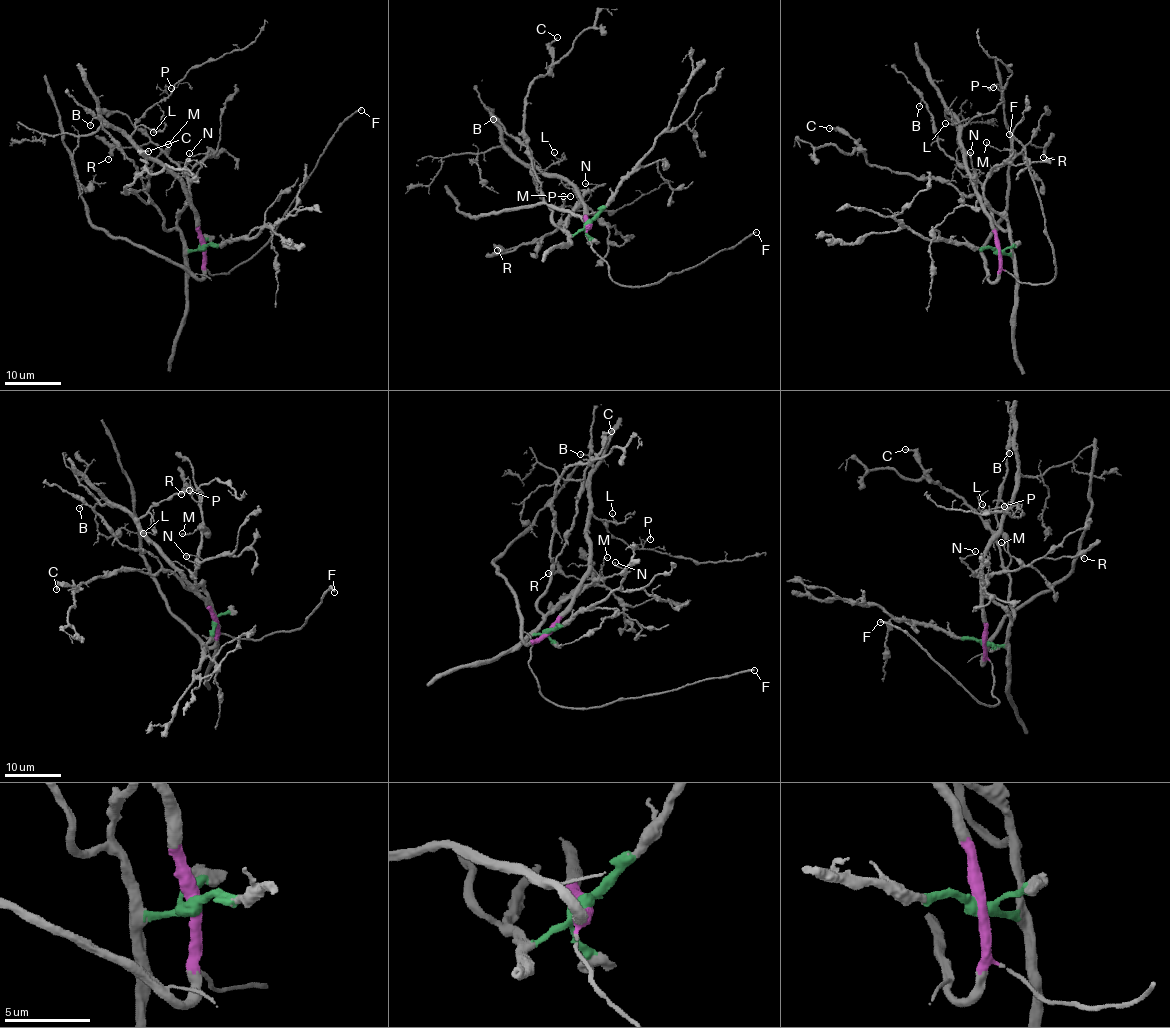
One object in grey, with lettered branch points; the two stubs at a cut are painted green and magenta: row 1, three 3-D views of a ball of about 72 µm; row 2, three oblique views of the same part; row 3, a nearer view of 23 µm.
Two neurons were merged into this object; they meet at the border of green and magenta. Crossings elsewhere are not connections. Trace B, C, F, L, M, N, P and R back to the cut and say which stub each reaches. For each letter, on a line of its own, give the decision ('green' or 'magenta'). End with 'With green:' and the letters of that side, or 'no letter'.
B: green
C: green
F: magenta
L: magenta
M: green
N: green
P: magenta
R: green
With green: B, C, M, N, R

